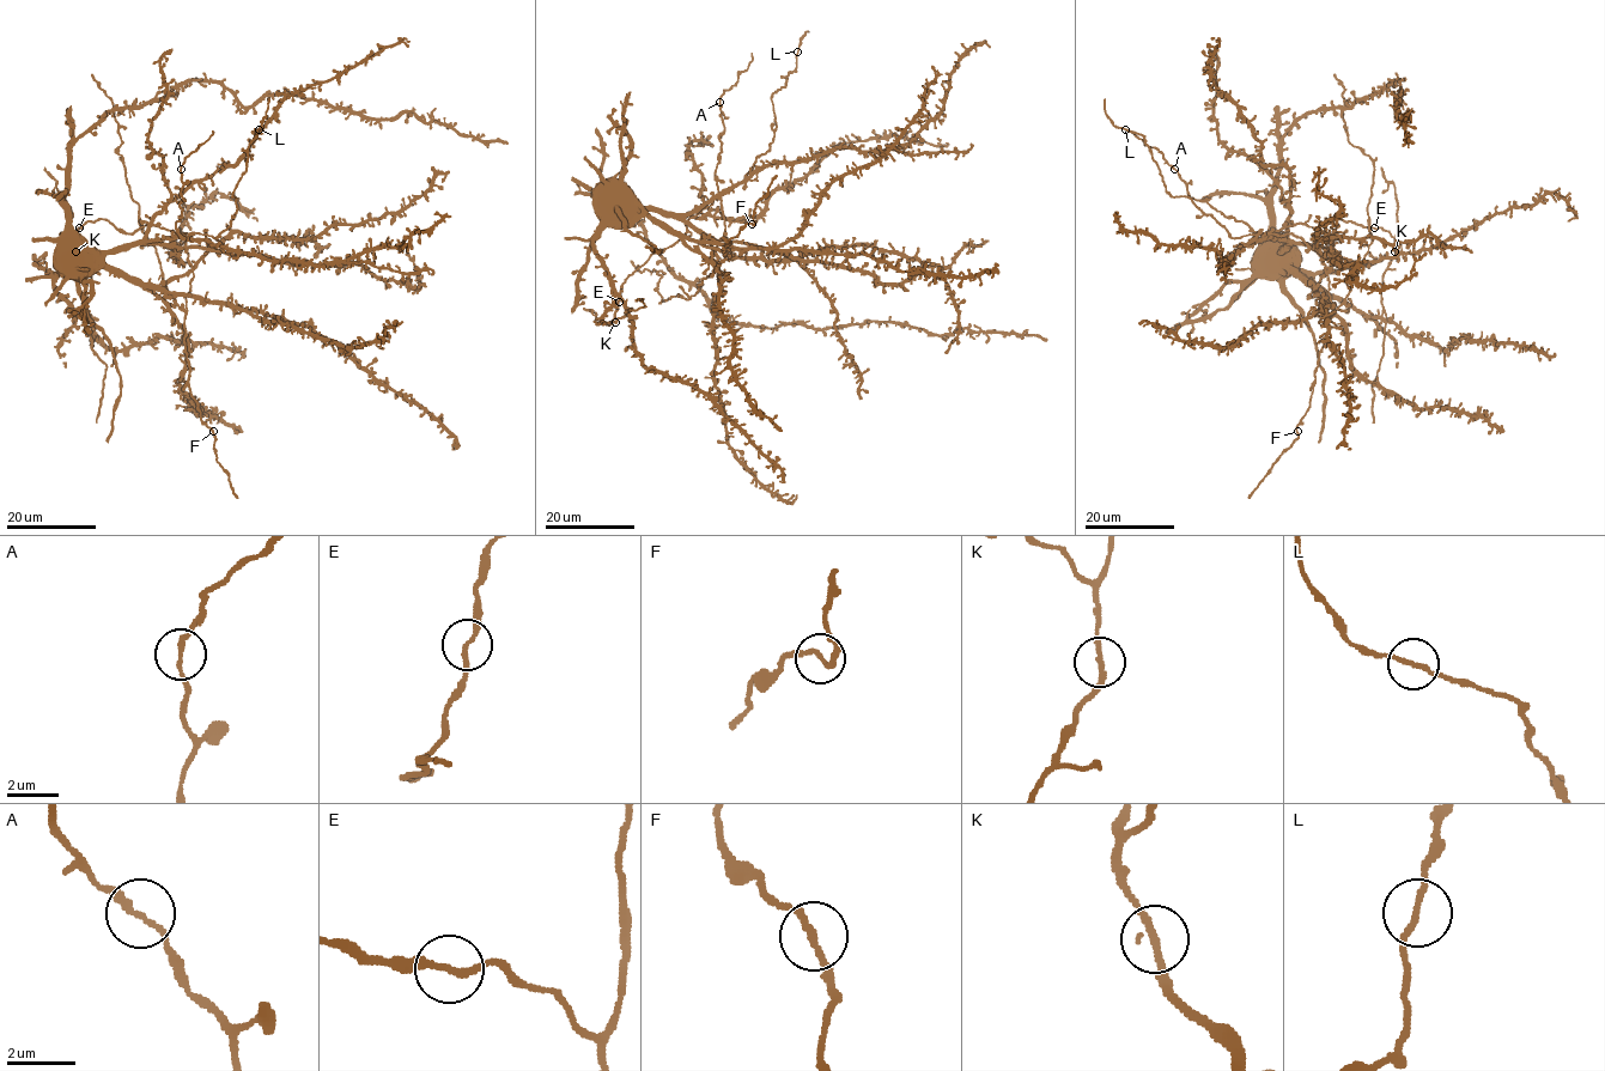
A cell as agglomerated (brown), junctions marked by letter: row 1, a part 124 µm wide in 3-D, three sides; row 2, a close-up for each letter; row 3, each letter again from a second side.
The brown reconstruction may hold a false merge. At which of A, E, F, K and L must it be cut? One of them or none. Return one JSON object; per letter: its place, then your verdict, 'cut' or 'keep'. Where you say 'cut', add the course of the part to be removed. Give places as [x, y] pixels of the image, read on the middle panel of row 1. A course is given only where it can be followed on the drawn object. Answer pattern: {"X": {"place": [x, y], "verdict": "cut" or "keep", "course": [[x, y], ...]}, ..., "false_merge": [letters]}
{"A": {"place": [719, 102], "verdict": "keep"}, "E": {"place": [619, 302], "verdict": "keep"}, "F": {"place": [752, 224], "verdict": "keep"}, "K": {"place": [615, 322], "verdict": "keep"}, "L": {"place": [797, 52], "verdict": "keep"}, "false_merge": []}

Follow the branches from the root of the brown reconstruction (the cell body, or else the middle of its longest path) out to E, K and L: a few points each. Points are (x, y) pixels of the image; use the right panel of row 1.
E: (1274, 247), (1281, 259), (1286, 247), (1284, 225), (1302, 223), (1320, 233), (1332, 220), (1343, 219), (1374, 229)
K: (1274, 247), (1278, 241), (1292, 253), (1294, 263), (1327, 292), (1373, 316), (1381, 314), (1382, 273), (1396, 250)
L: (1274, 247), (1281, 259), (1284, 239), (1260, 232), (1233, 238), (1190, 199), (1172, 198), (1146, 139), (1124, 129)

